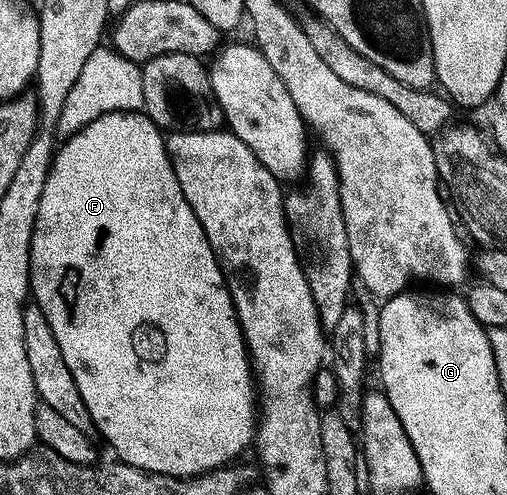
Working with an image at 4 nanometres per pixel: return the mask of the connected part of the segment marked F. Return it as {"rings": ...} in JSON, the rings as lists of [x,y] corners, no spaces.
{"rings":[[[107,47],[97,49],[96,54],[86,63],[86,67],[82,67],[82,75],[78,79],[74,91],[70,91],[70,99],[66,99],[66,107],[62,107],[62,119],[60,120],[58,133],[61,138],[72,138],[65,145],[63,142],[59,146],[56,160],[53,161],[52,170],[48,176],[46,191],[42,195],[42,203],[38,211],[38,223],[32,236],[32,288],[30,293],[34,298],[35,304],[39,305],[42,312],[45,313],[46,319],[49,320],[50,330],[53,331],[54,338],[57,339],[58,346],[62,349],[62,356],[66,359],[66,364],[70,367],[70,372],[74,375],[74,380],[78,385],[79,391],[82,393],[82,399],[86,401],[86,407],[89,408],[90,415],[93,417],[95,430],[112,444],[113,451],[120,456],[117,458],[123,464],[130,467],[141,469],[147,473],[157,473],[163,477],[178,477],[181,479],[203,477],[205,473],[210,473],[213,469],[222,469],[233,464],[237,459],[243,458],[240,456],[247,449],[251,450],[253,448],[258,428],[258,385],[254,380],[252,359],[248,356],[248,342],[244,340],[244,332],[240,326],[240,320],[236,314],[232,296],[228,290],[227,283],[224,281],[224,273],[220,270],[220,261],[210,247],[210,239],[206,239],[206,231],[202,227],[202,223],[198,223],[198,215],[194,215],[190,203],[186,203],[186,195],[182,195],[182,187],[178,183],[178,175],[174,175],[172,160],[168,158],[168,143],[165,134],[159,125],[155,125],[148,116],[141,112],[144,109],[144,70],[141,66],[135,65],[133,61],[126,59],[120,53],[113,51],[111,48],[108,49]]]}

